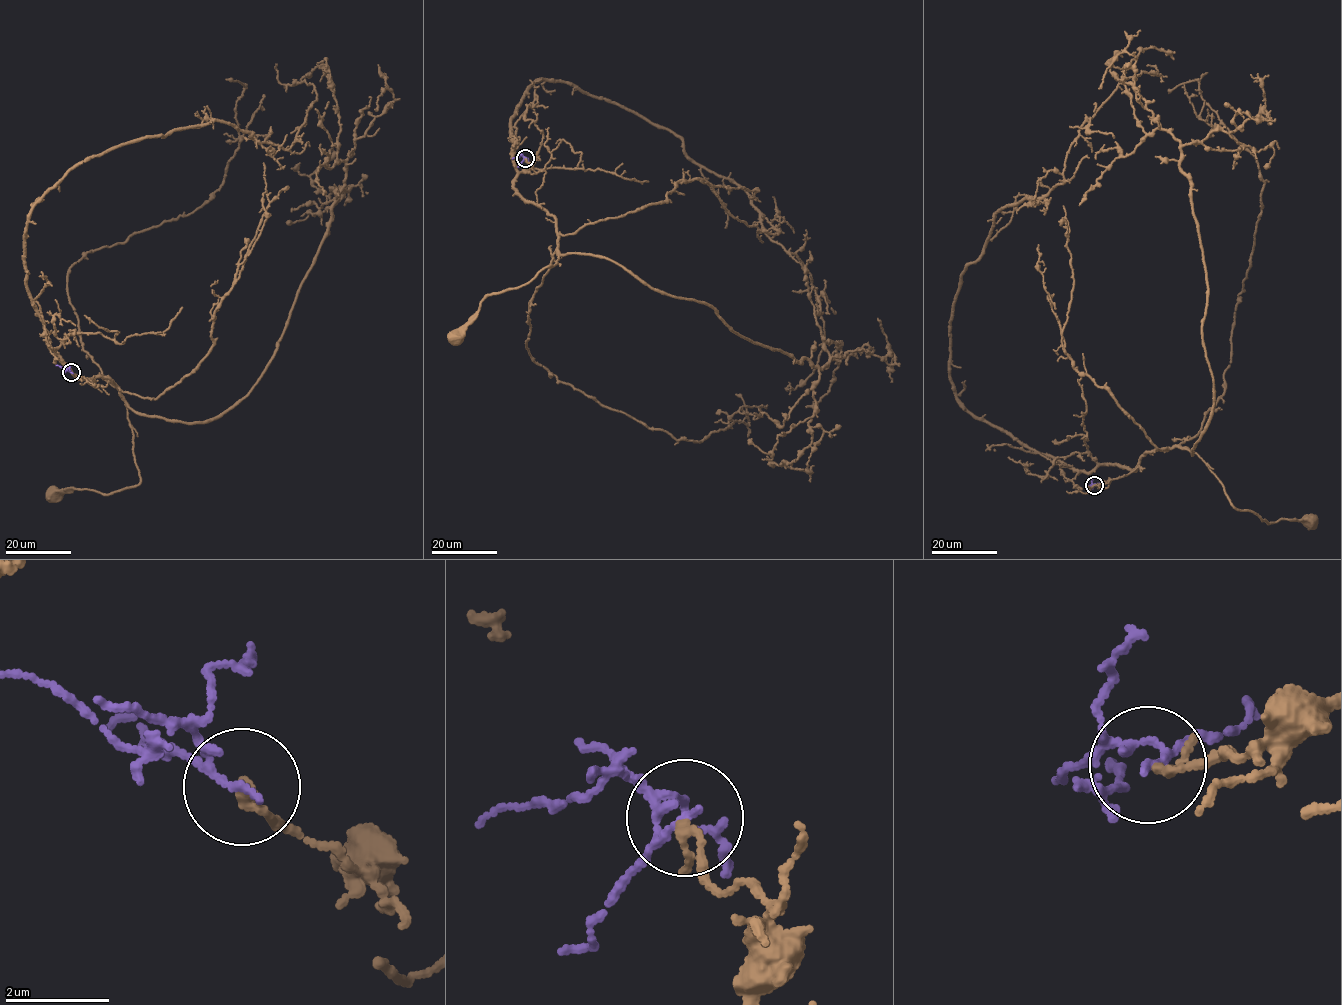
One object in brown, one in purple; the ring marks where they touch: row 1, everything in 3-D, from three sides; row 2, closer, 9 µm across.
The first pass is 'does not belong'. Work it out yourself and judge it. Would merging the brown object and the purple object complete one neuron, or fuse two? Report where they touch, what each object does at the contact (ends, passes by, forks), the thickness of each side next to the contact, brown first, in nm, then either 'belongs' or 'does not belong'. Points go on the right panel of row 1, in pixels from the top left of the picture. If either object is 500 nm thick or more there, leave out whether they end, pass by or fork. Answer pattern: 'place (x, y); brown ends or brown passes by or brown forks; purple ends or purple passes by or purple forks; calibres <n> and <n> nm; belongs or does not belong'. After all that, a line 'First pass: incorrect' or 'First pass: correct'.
place (1094, 485); brown passes by; purple passes by; calibres 120 and 100 nm; belongs
First pass: incorrect

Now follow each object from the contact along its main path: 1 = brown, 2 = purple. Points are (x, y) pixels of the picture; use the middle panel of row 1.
1: (525, 158), (531, 173), (546, 172), (535, 192), (555, 220), (557, 263), (527, 283), (486, 295), (455, 338)
2: (525, 158), (520, 155), (512, 158)

